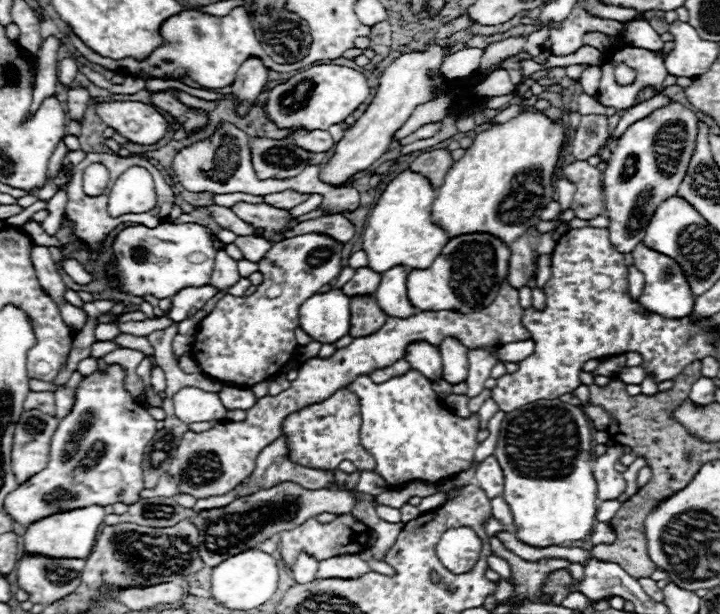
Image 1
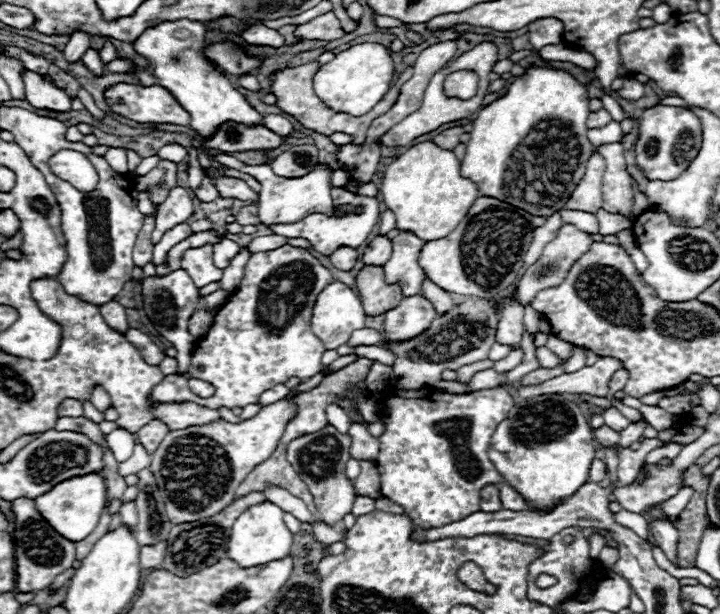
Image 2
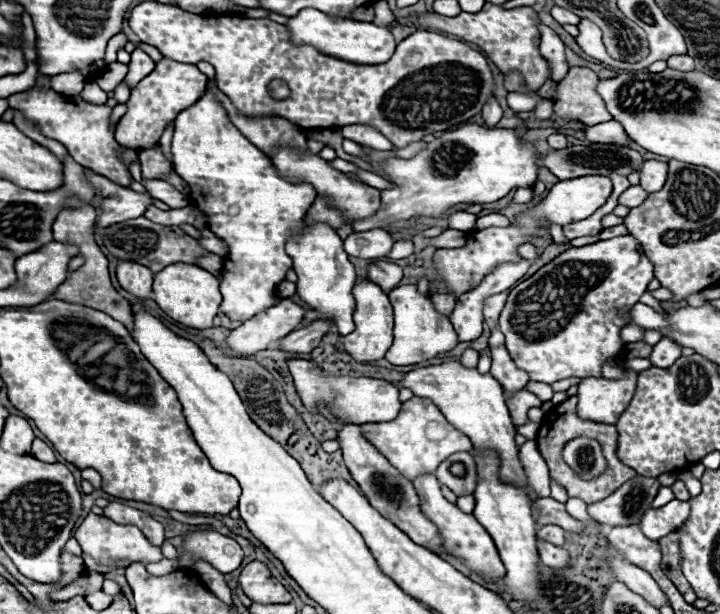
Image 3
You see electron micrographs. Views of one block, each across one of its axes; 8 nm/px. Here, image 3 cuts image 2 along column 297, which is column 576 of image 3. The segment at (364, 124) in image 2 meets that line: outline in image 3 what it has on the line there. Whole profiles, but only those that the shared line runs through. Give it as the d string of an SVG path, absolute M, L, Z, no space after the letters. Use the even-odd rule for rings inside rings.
M570 68L566 78L558 82L558 98L554 102L554 112L564 118L582 122L584 126L594 126L596 122L612 120L604 100L596 92L598 76L588 68Z

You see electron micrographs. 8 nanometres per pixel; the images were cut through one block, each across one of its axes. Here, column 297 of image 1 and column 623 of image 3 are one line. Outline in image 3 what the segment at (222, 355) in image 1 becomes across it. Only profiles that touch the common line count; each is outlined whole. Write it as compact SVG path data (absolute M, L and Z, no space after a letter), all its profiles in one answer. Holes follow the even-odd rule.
M616 236L616 238L610 238L610 240L600 240L596 244L588 244L588 246L580 246L580 248L568 248L566 252L558 254L552 262L548 262L546 266L542 266L534 276L530 276L528 280L524 280L522 284L514 286L508 294L508 300L506 300L506 306L500 314L500 330L502 334L506 336L506 350L510 352L516 368L524 370L532 382L544 382L544 384L554 384L558 380L564 380L564 378L600 378L602 376L602 366L606 360L610 358L618 358L620 352L624 350L626 342L622 342L620 338L620 330L628 324L628 310L632 310L632 306L636 306L642 298L642 294L648 290L648 282L654 278L654 270L652 270L652 262L648 262L642 246L638 244L636 238L632 236Z

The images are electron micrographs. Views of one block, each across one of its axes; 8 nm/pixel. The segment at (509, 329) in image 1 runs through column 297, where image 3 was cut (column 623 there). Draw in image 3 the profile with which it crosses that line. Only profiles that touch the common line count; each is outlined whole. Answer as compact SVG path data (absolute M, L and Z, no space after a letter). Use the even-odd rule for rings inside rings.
M626 372L626 378L608 380L608 378L584 378L578 386L578 414L584 420L600 424L616 424L616 418L628 408L636 390L636 372Z

